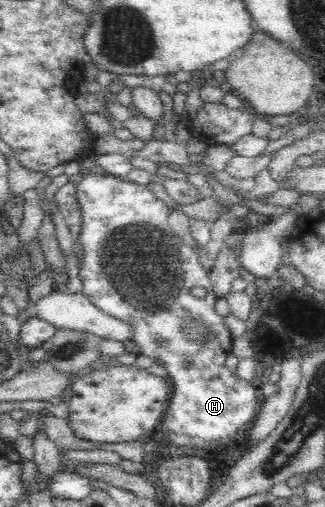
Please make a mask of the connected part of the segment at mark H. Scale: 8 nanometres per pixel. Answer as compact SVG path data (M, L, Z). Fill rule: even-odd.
M94 172L78 183L77 197L81 210L81 233L77 246L84 252L79 272L83 294L100 311L132 324L132 340L142 347L141 355L152 357L156 363L164 363L168 371L171 396L160 419L160 430L168 433L165 444L172 444L171 434L189 435L204 446L217 446L246 434L260 408L261 399L256 396L256 388L251 382L239 378L224 365L226 357L232 352L233 336L223 318L214 312L217 295L209 270L200 265L195 251L180 240L168 224L171 208L144 185ZM192 287L204 287L206 295L194 297ZM188 323L207 327L205 337L202 340L190 340L186 334Z

